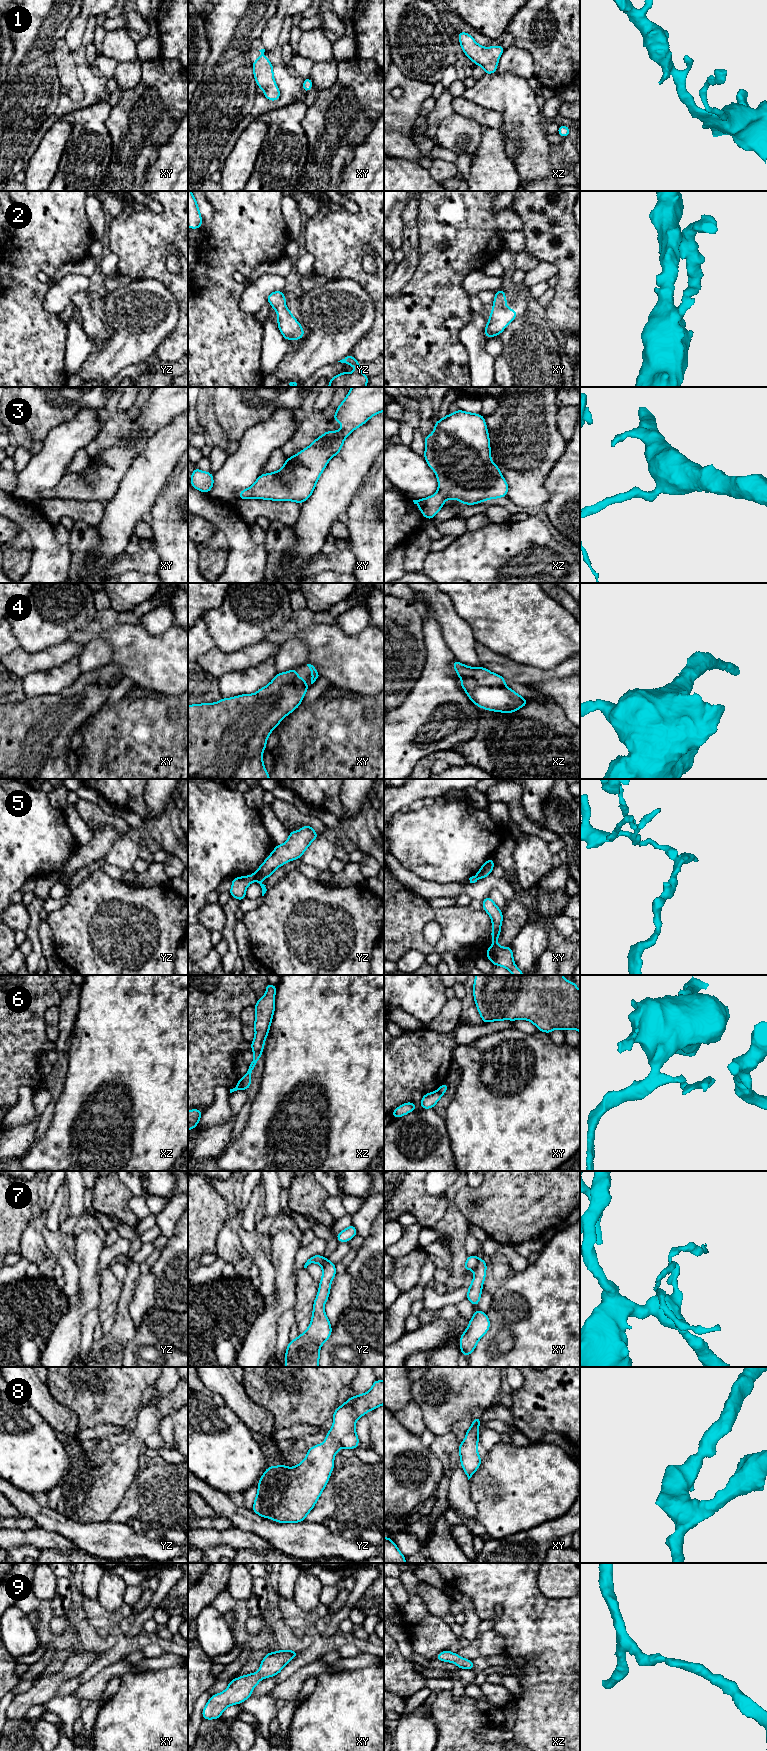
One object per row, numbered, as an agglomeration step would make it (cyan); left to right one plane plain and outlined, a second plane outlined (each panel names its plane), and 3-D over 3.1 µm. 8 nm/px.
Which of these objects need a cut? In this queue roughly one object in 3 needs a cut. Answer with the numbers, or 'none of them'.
5, 6, 7

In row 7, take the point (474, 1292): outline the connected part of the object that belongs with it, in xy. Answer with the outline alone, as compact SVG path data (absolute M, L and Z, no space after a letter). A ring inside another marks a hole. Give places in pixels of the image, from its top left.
M481 1258L474 1269L474 1277L468 1288L466 1299L468 1299L474 1306L479 1304L482 1287L486 1277L487 1263Z

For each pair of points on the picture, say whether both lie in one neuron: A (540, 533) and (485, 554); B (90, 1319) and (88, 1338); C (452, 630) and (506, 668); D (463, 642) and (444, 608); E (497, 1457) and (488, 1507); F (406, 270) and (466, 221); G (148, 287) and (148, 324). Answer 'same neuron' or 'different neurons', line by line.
A: same neuron
B: same neuron
C: different neurons
D: same neuron
E: same neuron
F: different neurons
G: same neuron

